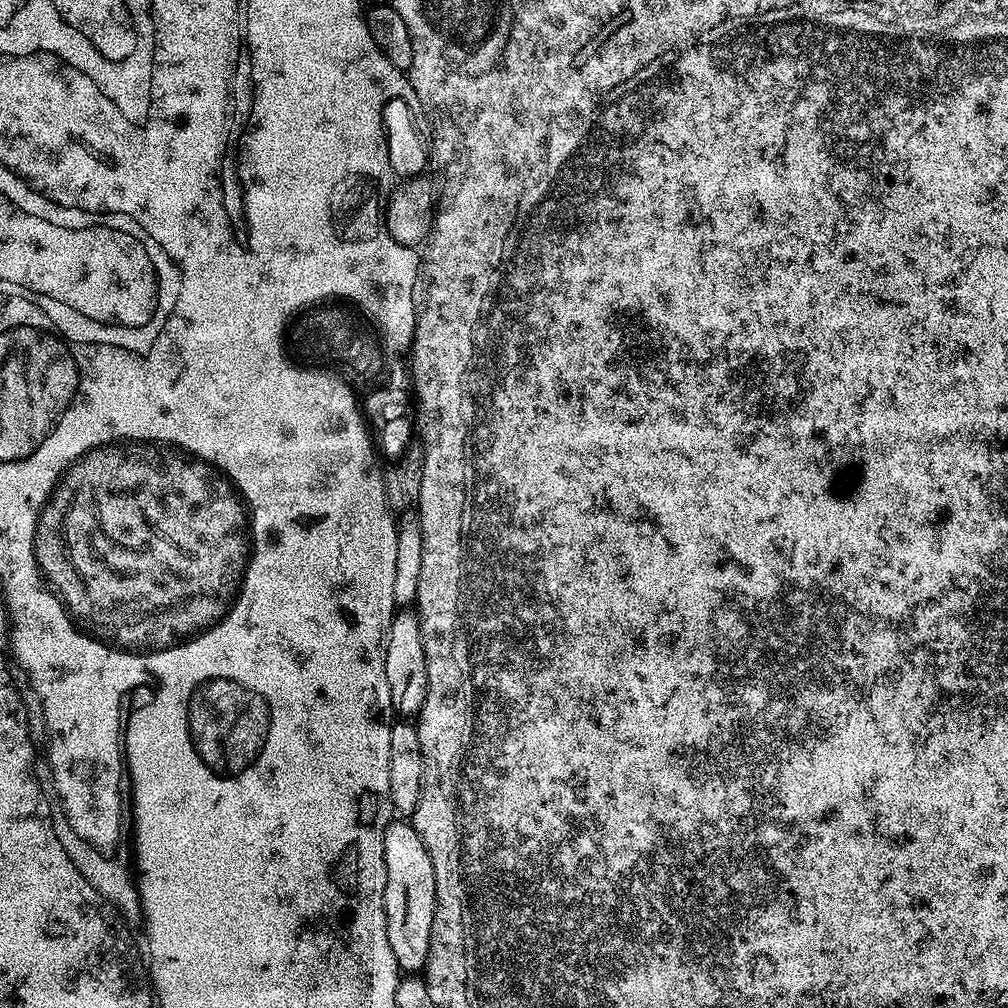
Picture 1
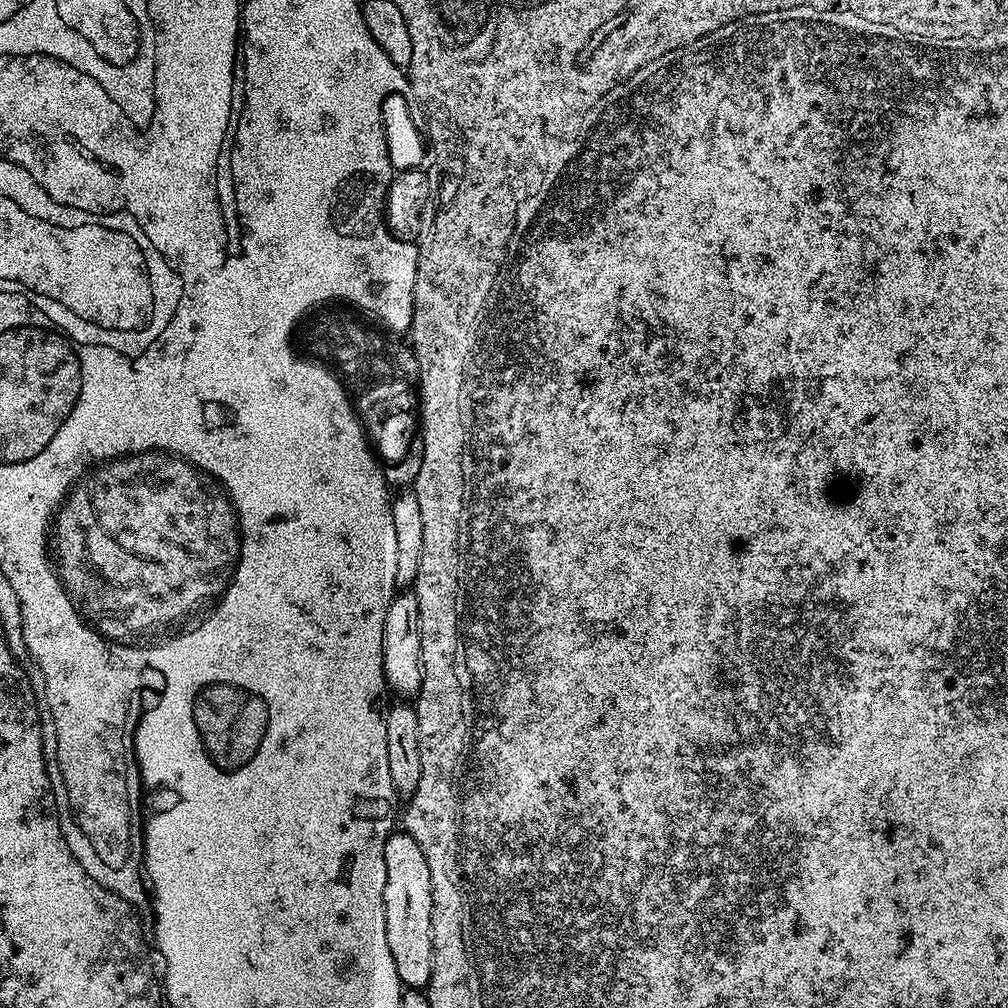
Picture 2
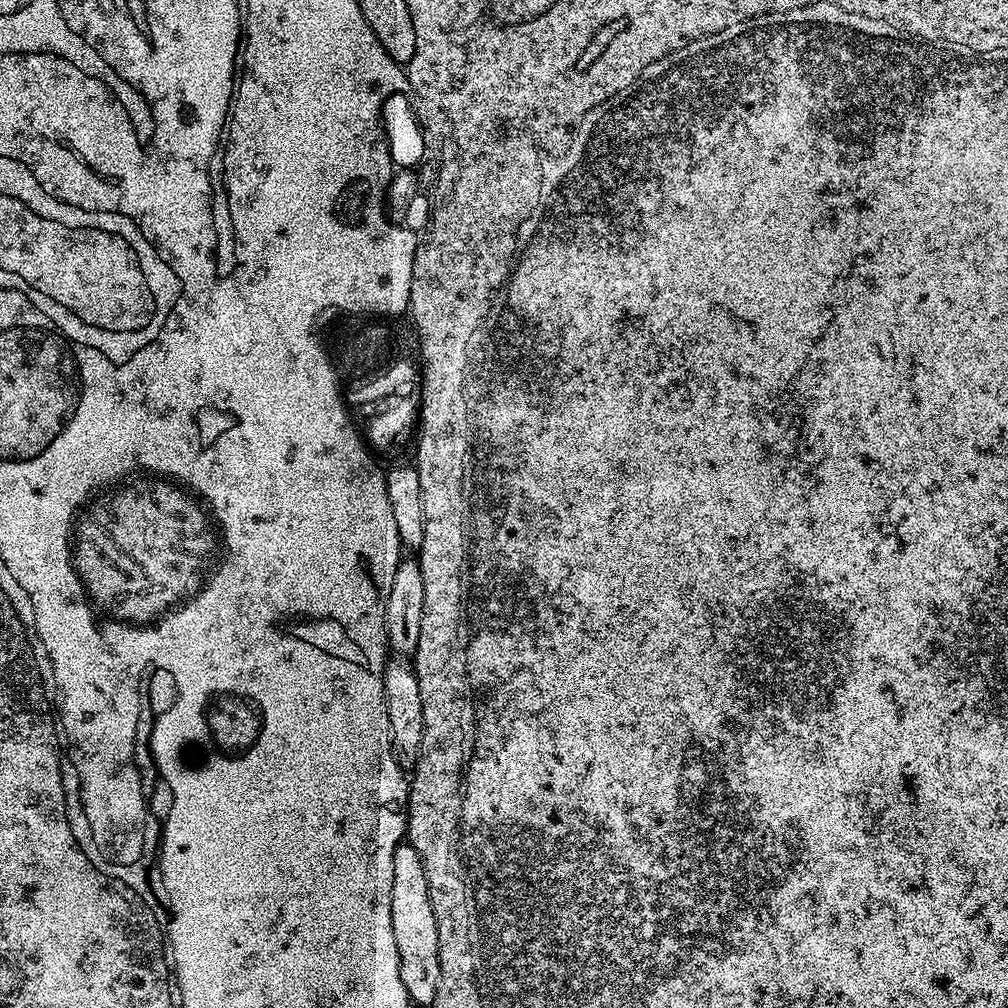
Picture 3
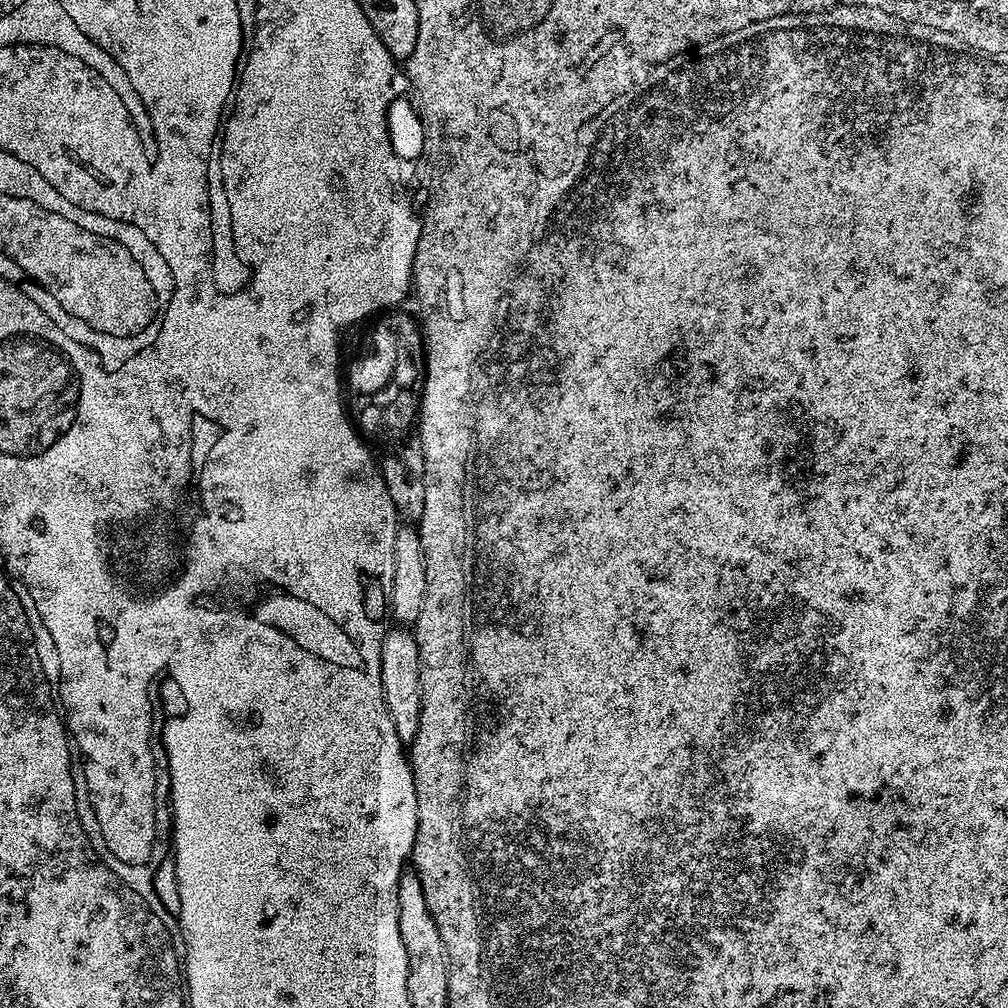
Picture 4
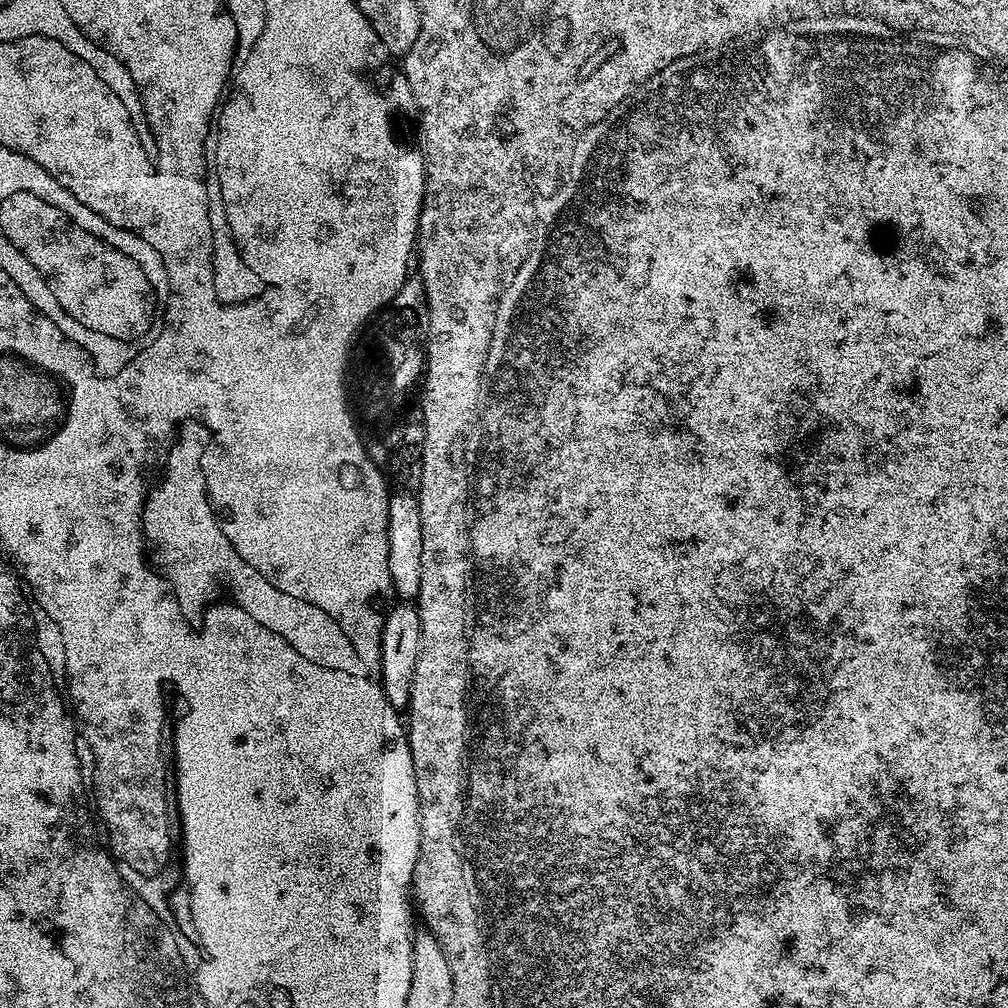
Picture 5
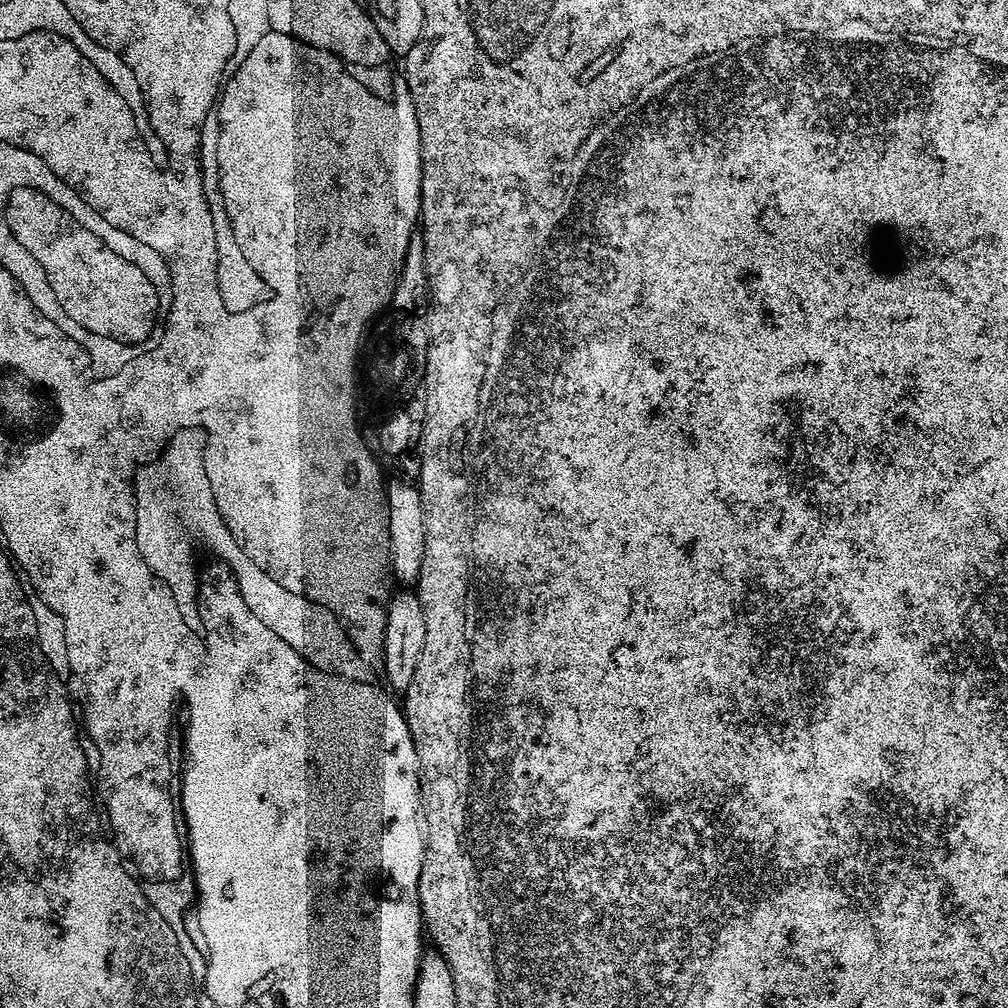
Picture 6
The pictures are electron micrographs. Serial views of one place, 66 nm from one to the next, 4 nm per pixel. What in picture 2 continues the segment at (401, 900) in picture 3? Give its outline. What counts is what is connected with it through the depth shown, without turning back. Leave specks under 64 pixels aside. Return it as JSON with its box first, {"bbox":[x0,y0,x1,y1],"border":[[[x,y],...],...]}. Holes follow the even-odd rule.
{"bbox":[384,830,434,990],"border":[[[403,830],[393,831],[386,842],[386,894],[384,913],[386,914],[386,942],[390,942],[390,954],[394,958],[394,970],[398,970],[401,985],[408,990],[427,989],[434,966],[434,938],[432,937],[432,883],[430,866],[422,846],[410,833]]]}

